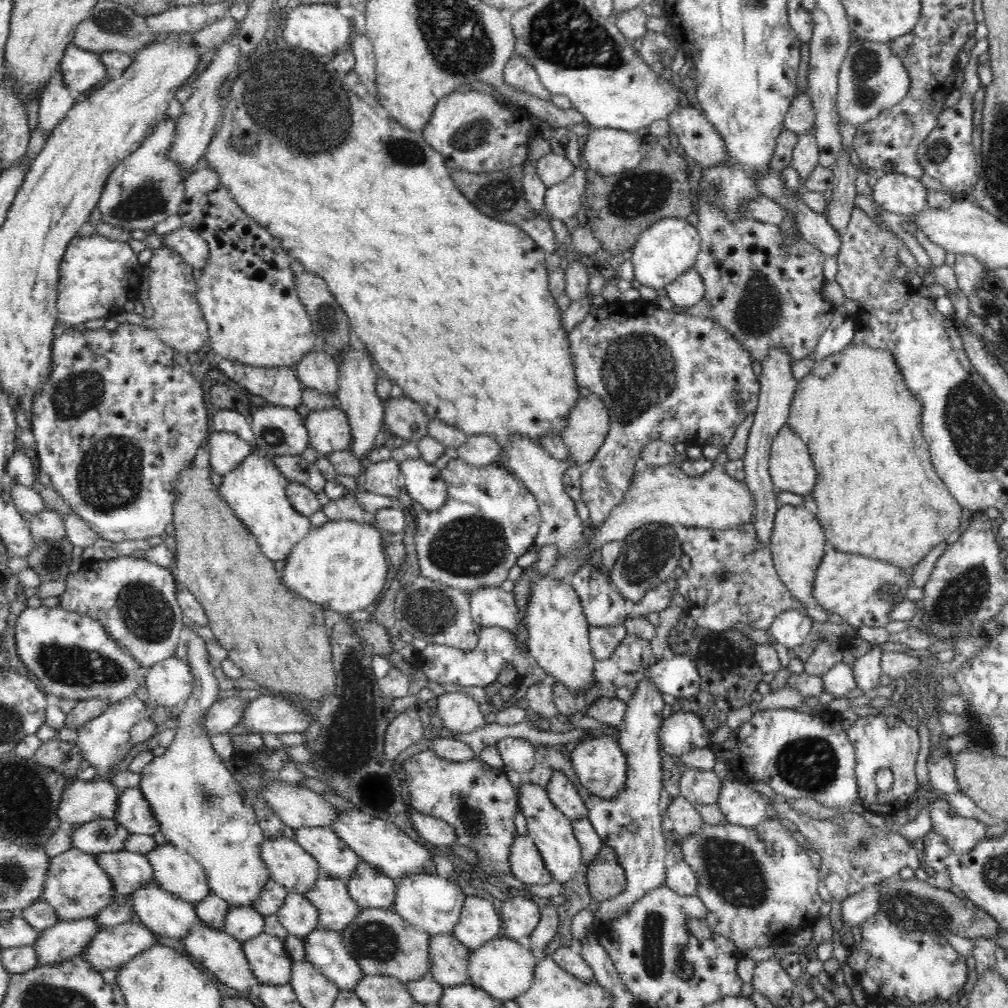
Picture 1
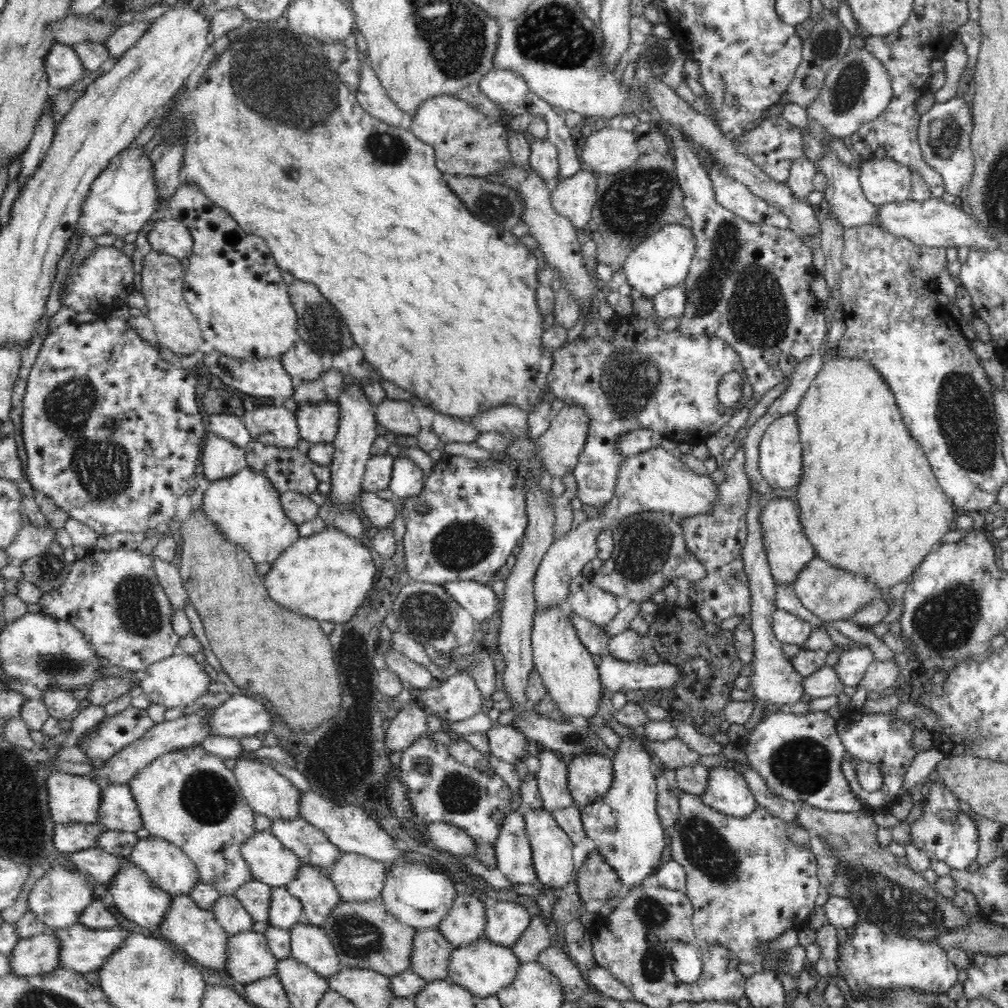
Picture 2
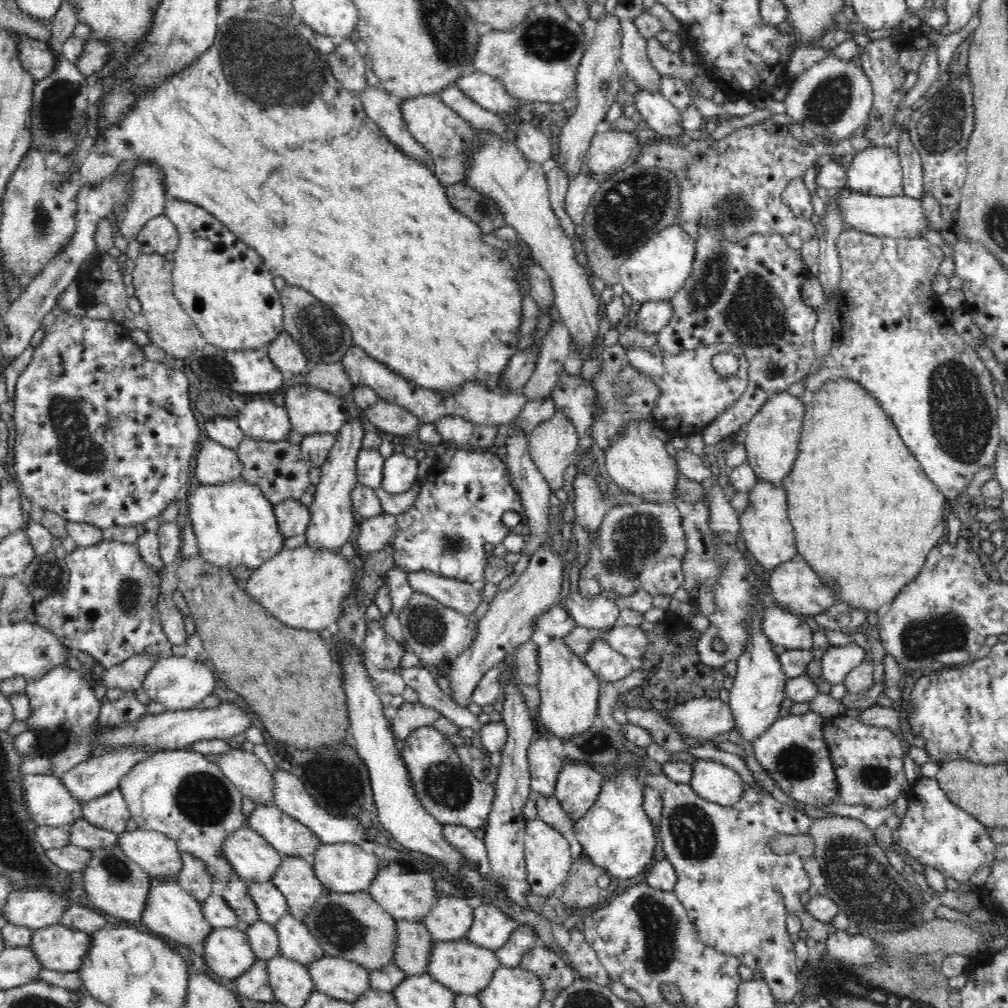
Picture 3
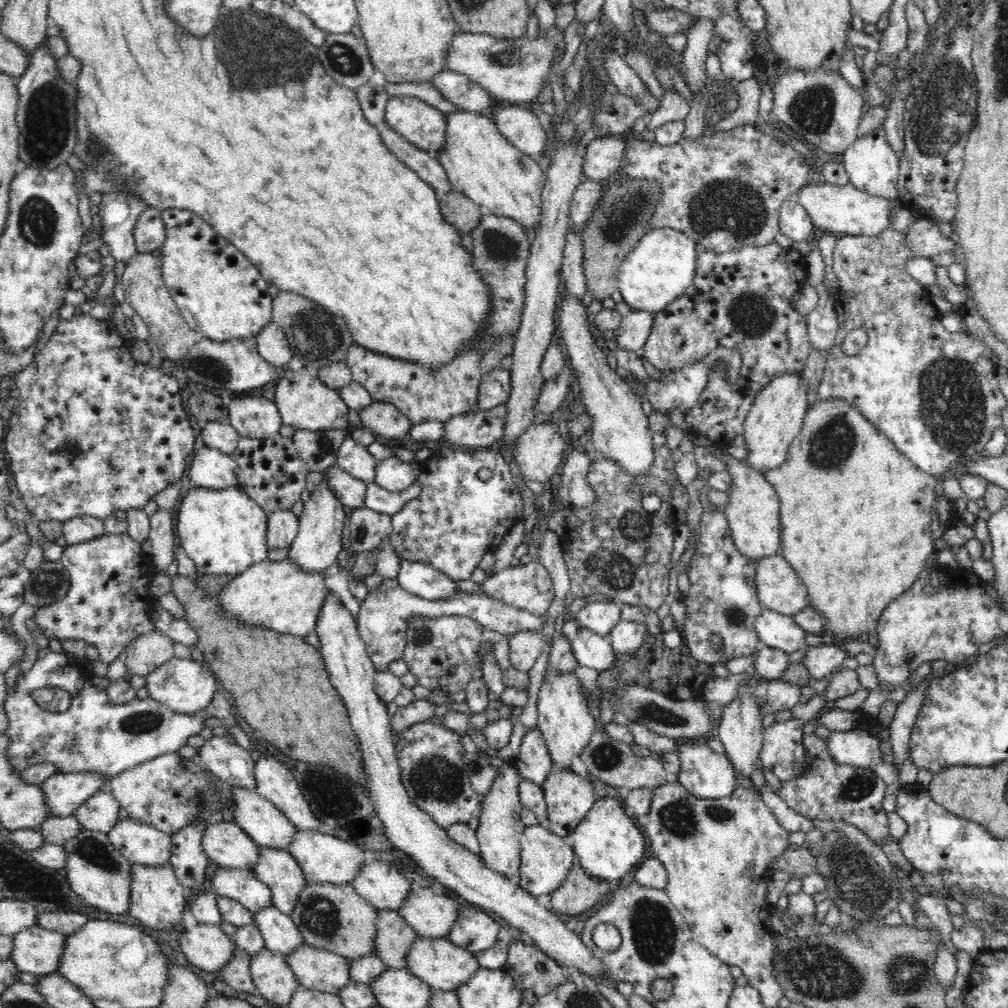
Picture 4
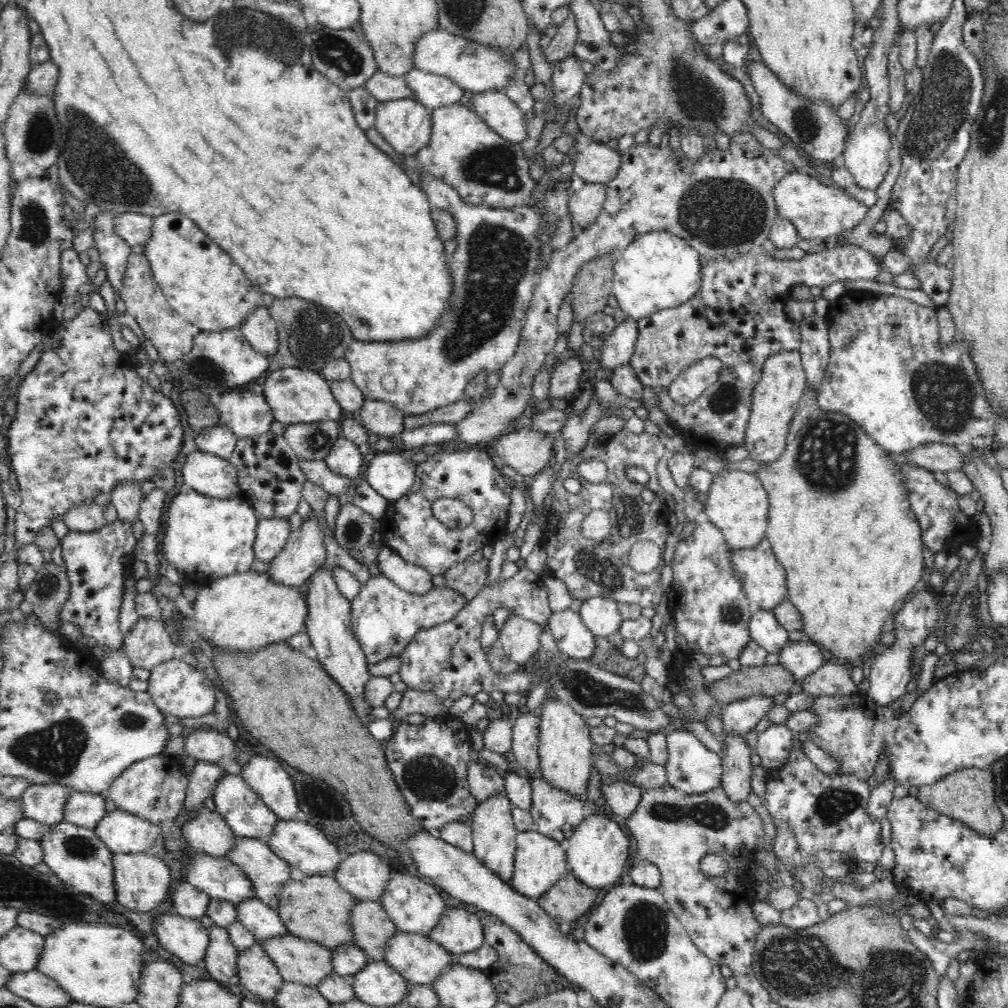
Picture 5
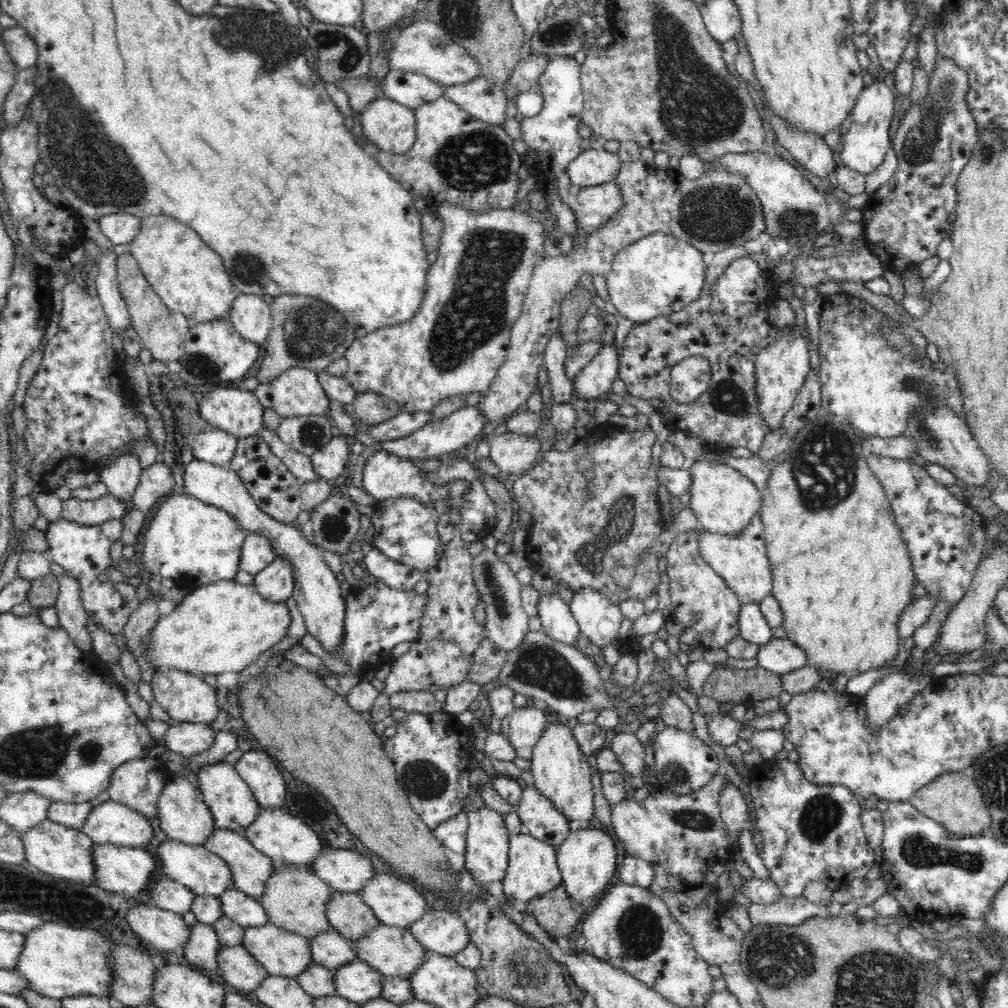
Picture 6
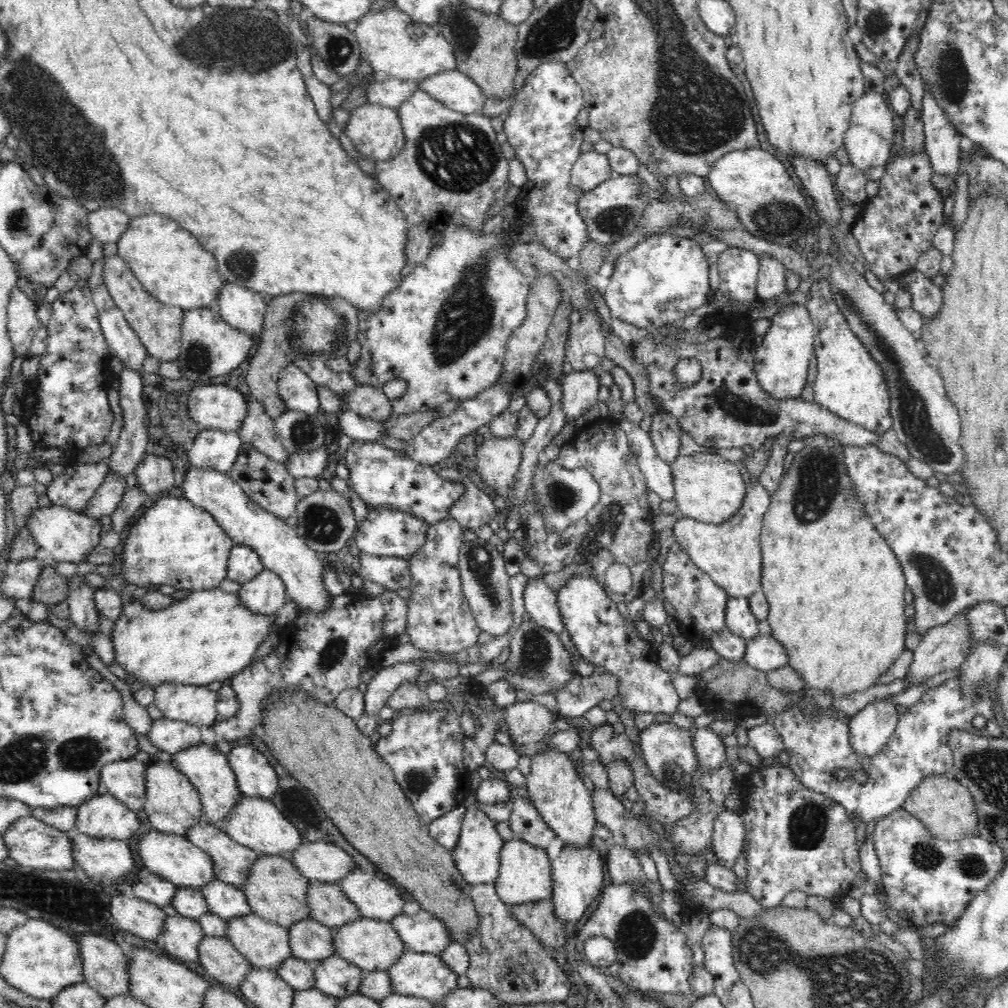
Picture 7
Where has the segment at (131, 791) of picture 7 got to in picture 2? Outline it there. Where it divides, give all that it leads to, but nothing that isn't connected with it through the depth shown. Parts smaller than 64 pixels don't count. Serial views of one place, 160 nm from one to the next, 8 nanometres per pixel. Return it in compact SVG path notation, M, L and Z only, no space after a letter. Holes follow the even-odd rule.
M200 746L177 749L176 751L170 752L168 755L156 758L154 762L150 763L149 766L146 766L144 770L139 772L139 774L136 774L136 776L128 782L128 785L130 785L132 797L134 797L134 801L136 801L136 808L140 811L142 826L148 830L150 835L163 838L168 842L172 842L173 845L180 847L180 849L182 849L182 851L184 851L197 866L197 870L199 870L199 878L202 879L202 882L214 887L221 895L232 896L234 890L246 884L248 880L253 880L252 873L250 873L250 869L248 869L248 863L246 863L244 858L242 858L242 855L240 855L240 846L254 834L255 812L248 802L244 800L244 795L240 790L240 785L238 785L235 775L231 770L226 768L224 760L220 759L218 756L208 754L208 751Z

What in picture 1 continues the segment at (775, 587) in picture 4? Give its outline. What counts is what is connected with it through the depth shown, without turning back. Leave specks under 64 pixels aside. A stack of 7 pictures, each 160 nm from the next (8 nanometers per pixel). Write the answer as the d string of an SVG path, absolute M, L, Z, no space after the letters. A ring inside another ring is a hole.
M827 542L812 582L812 597L826 613L840 615L851 627L883 628L891 622L888 610L906 598L906 590L910 585L909 570L902 570L884 561L841 553Z

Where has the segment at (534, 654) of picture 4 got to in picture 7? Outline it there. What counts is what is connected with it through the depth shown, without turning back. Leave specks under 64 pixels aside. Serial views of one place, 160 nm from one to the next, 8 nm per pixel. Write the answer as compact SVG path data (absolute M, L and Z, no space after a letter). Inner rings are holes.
M476 536L470 541L464 540L458 550L458 570L462 590L469 602L481 631L490 633L493 637L500 637L512 628L512 598L510 597L510 576L504 569L504 559L496 547L488 541Z

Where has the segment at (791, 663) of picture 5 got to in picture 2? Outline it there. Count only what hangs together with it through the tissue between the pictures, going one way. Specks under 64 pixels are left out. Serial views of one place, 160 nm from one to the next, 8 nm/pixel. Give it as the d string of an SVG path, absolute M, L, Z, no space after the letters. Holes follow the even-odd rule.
M857 644L856 647L847 649L843 654L840 654L838 663L832 668L843 687L858 688L868 666L874 661L874 654L870 646Z

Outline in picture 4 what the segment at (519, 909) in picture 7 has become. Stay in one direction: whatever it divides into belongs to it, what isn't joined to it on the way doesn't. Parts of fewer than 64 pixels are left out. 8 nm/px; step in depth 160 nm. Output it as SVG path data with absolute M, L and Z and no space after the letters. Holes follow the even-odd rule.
M574 860L562 884L550 893L551 912L564 919L580 916L596 906L602 896L608 895L609 881L595 879L584 872L578 860Z

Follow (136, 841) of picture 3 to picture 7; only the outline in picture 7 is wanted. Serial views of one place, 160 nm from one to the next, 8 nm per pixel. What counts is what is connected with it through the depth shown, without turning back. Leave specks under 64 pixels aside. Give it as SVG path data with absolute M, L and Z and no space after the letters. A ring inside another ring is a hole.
M108 792L76 806L75 826L91 837L127 841L140 828L140 822L133 810Z

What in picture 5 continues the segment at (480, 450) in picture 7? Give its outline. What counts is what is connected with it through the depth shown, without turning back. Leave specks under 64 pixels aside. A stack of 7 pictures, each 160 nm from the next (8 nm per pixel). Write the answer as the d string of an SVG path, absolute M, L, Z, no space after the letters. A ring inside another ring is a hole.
M522 428L495 439L494 452L525 479L532 479L553 461L552 446L557 435Z

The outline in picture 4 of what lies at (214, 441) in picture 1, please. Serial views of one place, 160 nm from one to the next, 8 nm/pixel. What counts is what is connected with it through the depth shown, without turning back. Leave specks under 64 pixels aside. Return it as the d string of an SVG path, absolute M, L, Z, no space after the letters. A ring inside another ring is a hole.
M204 446L194 452L190 463L188 477L193 487L222 490L238 485L239 468L232 455Z

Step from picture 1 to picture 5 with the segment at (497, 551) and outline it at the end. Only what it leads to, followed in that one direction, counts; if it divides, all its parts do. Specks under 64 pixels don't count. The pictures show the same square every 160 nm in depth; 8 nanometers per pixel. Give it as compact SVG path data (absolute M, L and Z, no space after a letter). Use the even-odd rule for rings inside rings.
M484 449L428 454L425 462L415 465L415 478L420 479L420 488L389 503L386 514L380 518L380 541L406 563L422 567L431 575L444 574L456 562L468 559L484 546L492 546L506 534L512 485L506 483L503 475ZM436 499L465 502L473 512L470 526L456 531L444 527L433 515Z

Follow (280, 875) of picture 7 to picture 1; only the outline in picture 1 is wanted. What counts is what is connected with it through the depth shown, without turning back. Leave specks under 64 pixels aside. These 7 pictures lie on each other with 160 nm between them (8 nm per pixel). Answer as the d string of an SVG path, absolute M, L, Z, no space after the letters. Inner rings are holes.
M368 908L357 913L344 930L338 930L348 954L358 961L363 974L378 974L407 983L428 973L428 942L430 935L408 925L392 908Z

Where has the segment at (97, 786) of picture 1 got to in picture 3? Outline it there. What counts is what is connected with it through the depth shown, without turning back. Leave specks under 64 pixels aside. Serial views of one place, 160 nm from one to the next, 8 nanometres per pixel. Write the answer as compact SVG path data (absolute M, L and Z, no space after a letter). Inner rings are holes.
M24 775L20 780L22 803L35 826L58 827L82 818L82 803L68 793L58 777Z

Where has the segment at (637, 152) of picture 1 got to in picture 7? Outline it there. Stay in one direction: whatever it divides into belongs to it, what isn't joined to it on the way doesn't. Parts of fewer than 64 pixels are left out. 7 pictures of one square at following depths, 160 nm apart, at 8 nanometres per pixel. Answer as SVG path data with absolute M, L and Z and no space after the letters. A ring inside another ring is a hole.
M586 152L576 160L571 172L572 186L579 193L586 193L597 188L602 182L612 179L612 173L606 154Z

